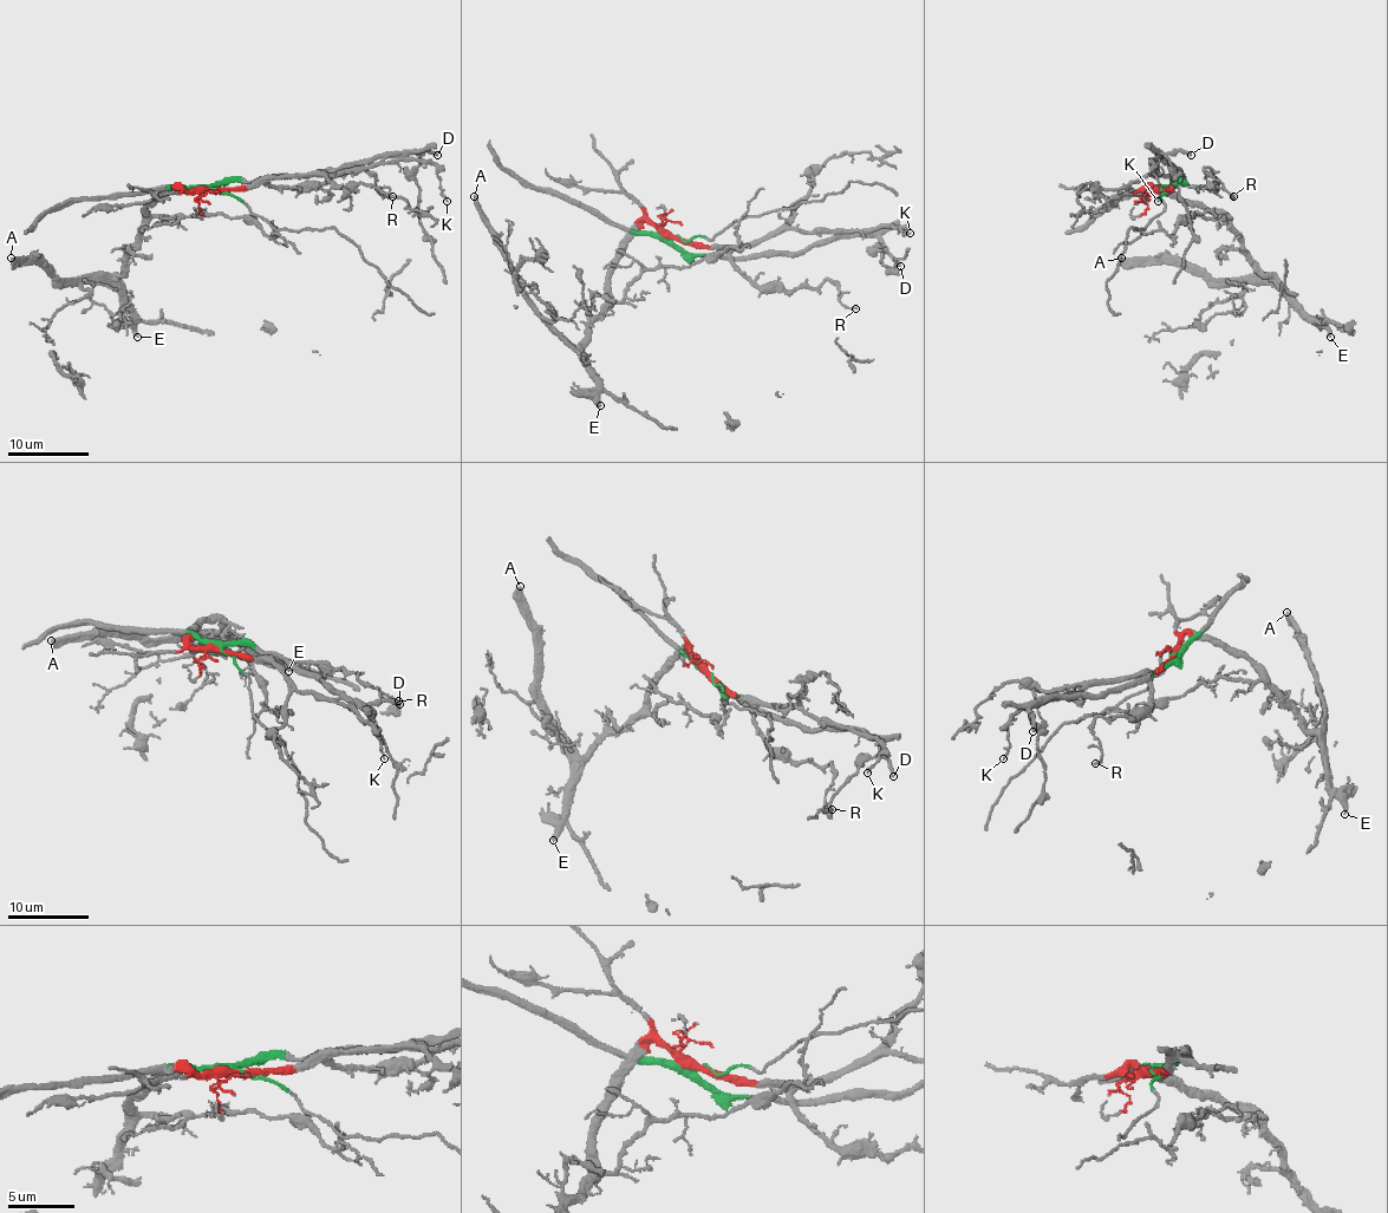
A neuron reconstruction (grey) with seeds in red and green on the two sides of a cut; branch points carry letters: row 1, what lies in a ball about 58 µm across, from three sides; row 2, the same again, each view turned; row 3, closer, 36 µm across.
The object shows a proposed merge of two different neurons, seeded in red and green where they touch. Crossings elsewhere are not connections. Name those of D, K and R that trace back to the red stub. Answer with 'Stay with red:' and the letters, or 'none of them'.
Stay with red: K, R

